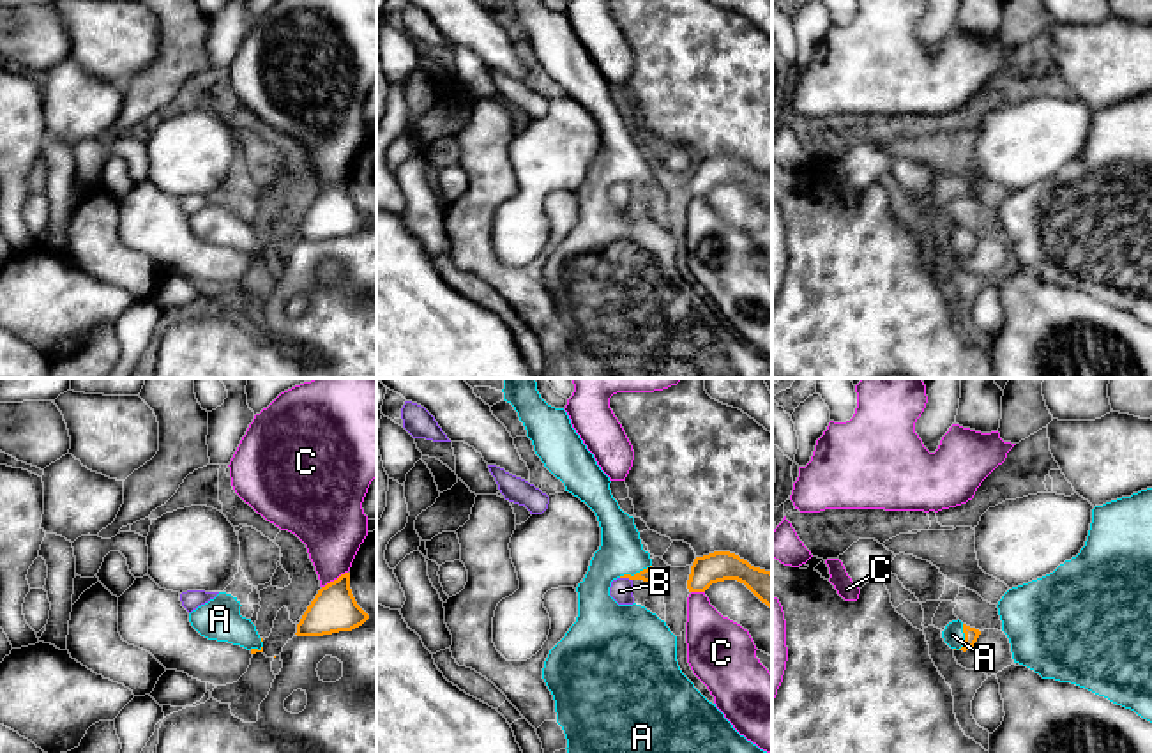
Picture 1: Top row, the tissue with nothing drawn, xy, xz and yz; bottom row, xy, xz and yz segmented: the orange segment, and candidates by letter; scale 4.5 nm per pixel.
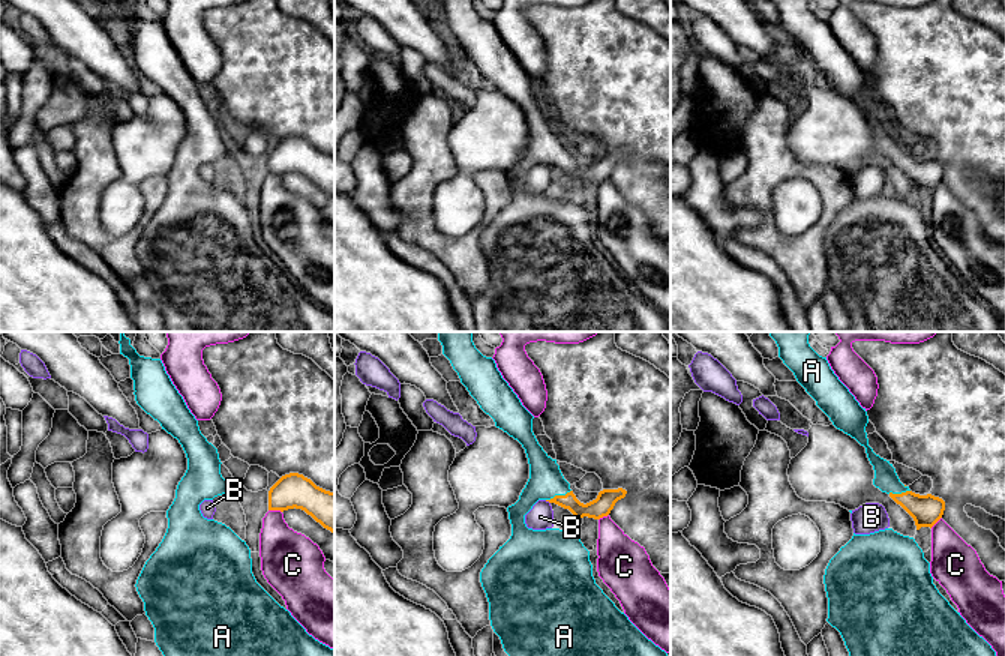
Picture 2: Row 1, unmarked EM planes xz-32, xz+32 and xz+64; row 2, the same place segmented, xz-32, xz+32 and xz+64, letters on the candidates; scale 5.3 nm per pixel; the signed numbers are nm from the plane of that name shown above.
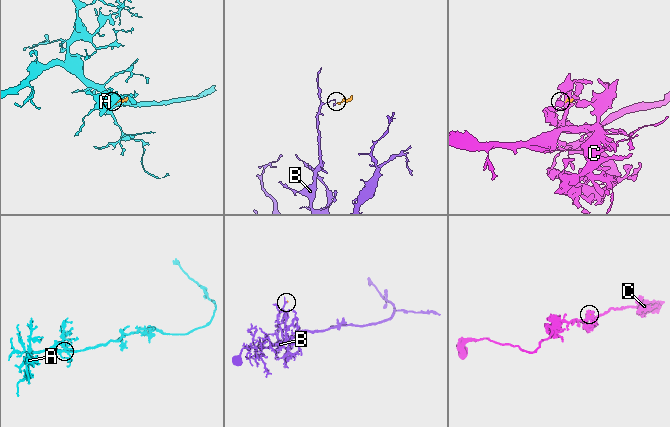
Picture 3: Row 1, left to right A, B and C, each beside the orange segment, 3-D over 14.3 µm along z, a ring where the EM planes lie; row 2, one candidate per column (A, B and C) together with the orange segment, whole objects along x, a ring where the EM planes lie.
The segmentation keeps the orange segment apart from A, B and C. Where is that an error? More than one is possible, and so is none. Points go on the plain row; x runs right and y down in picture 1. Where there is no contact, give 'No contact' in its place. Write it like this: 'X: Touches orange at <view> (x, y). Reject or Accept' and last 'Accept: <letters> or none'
A: Touches orange at xz (636, 177). Reject
B: Touches orange at xz (626, 181). Reject
C: Touches orange at xy (334, 184). Reject
Accept: none

